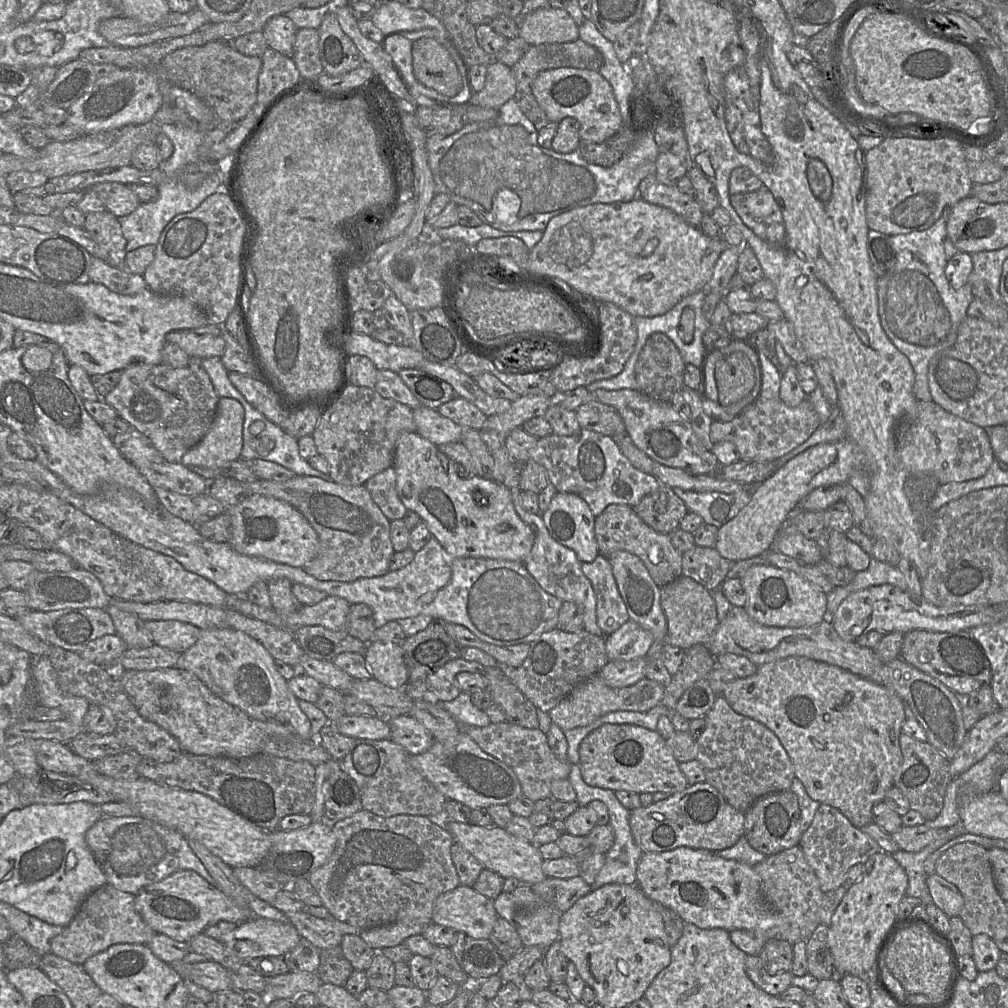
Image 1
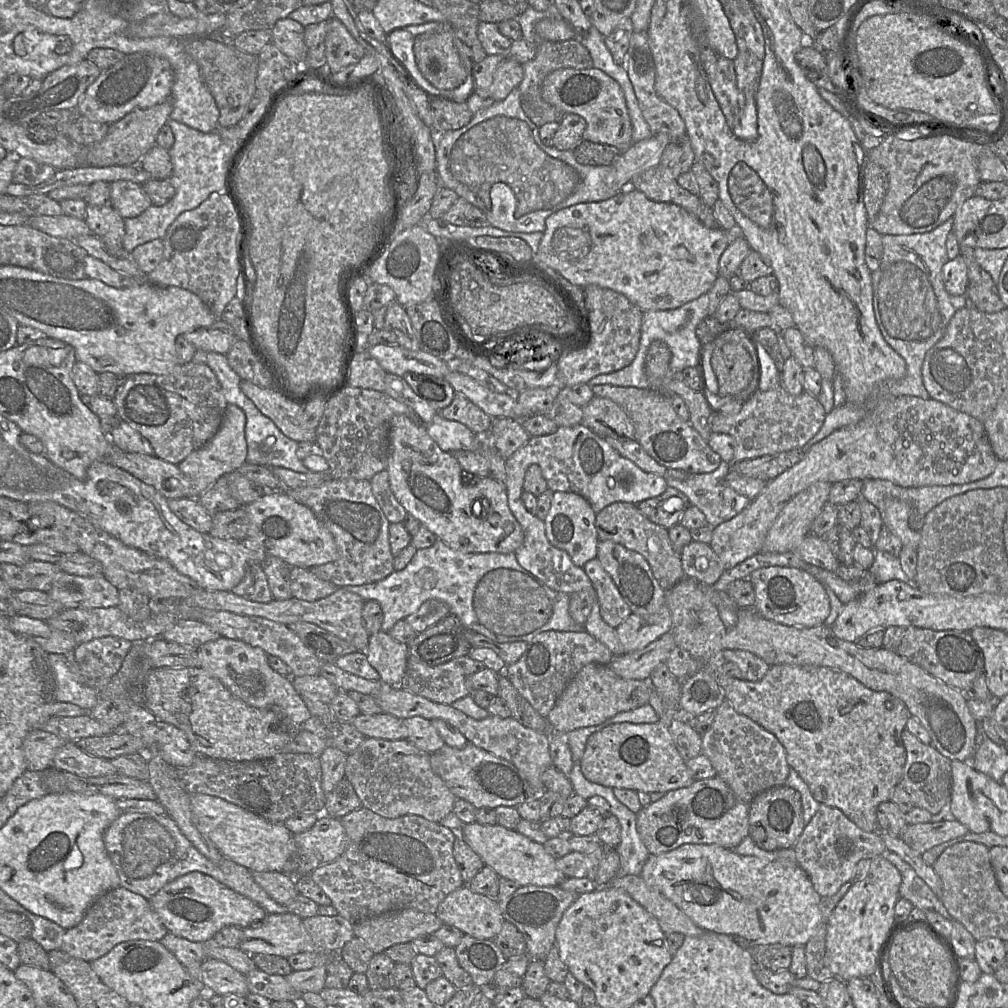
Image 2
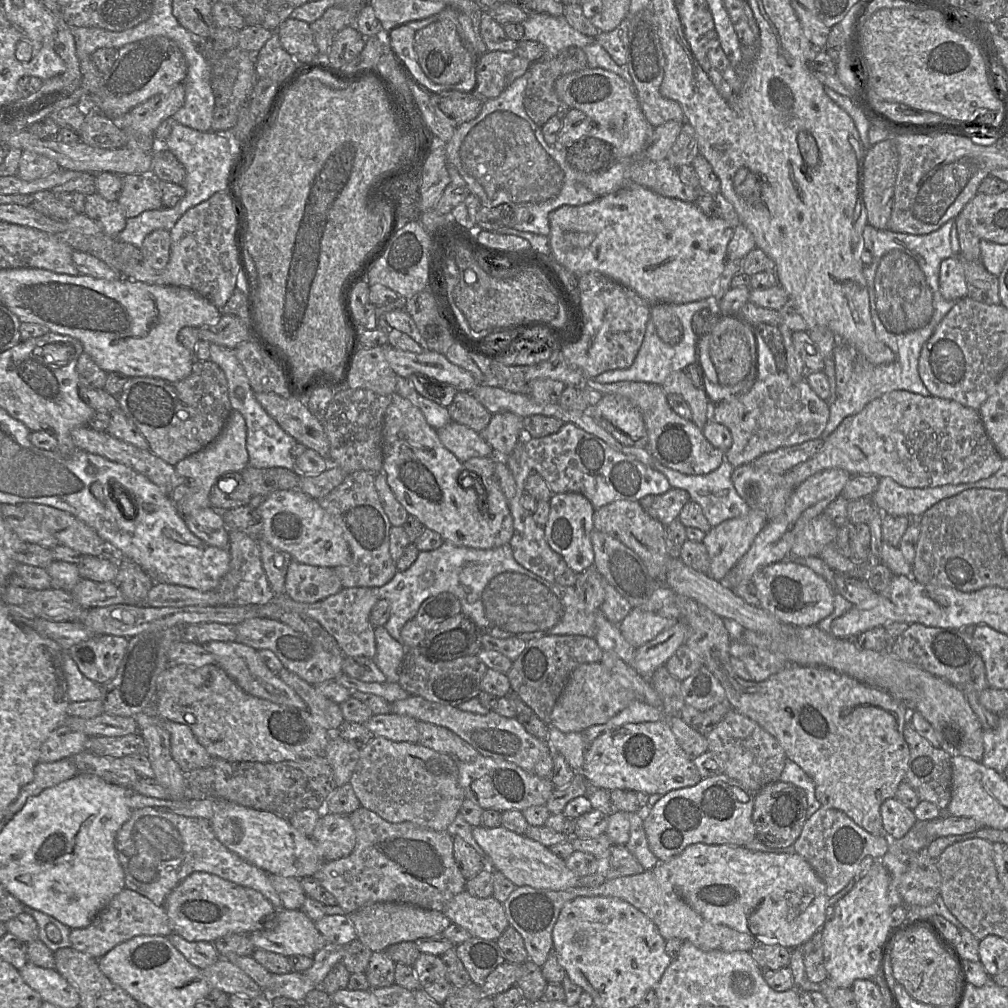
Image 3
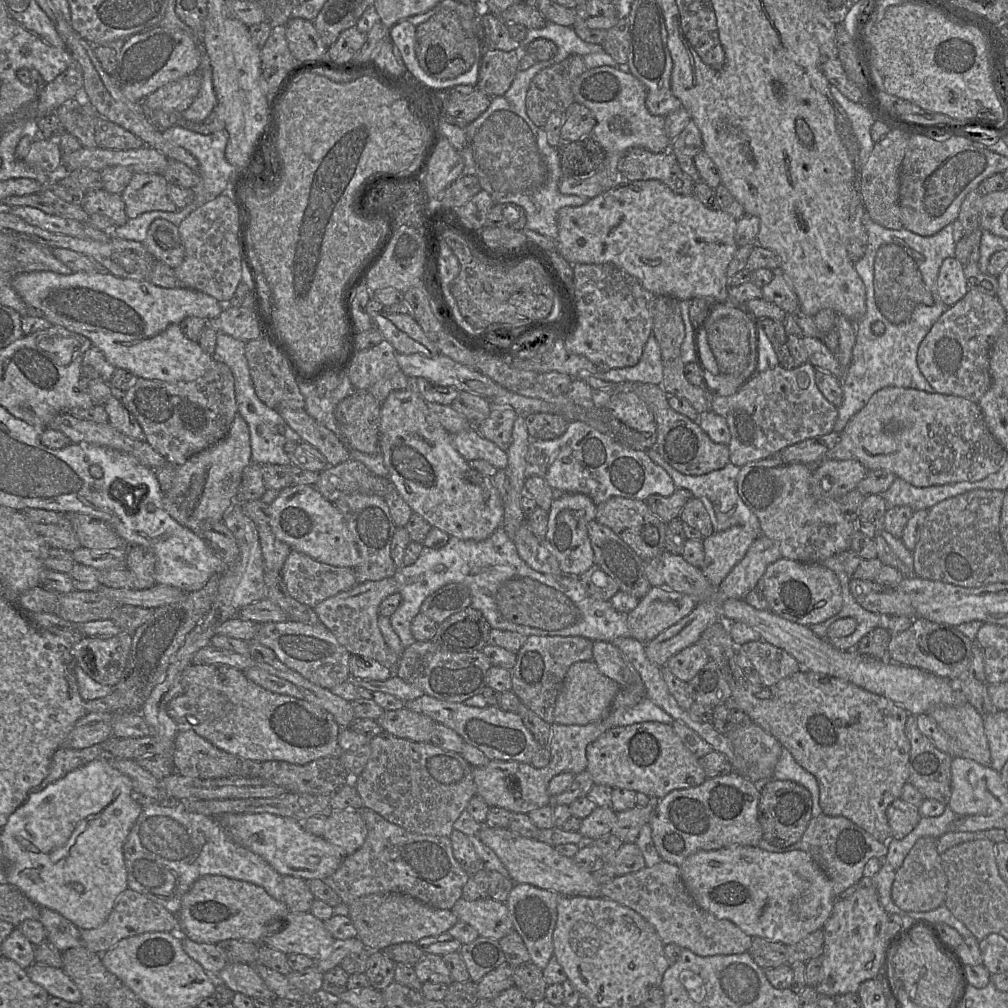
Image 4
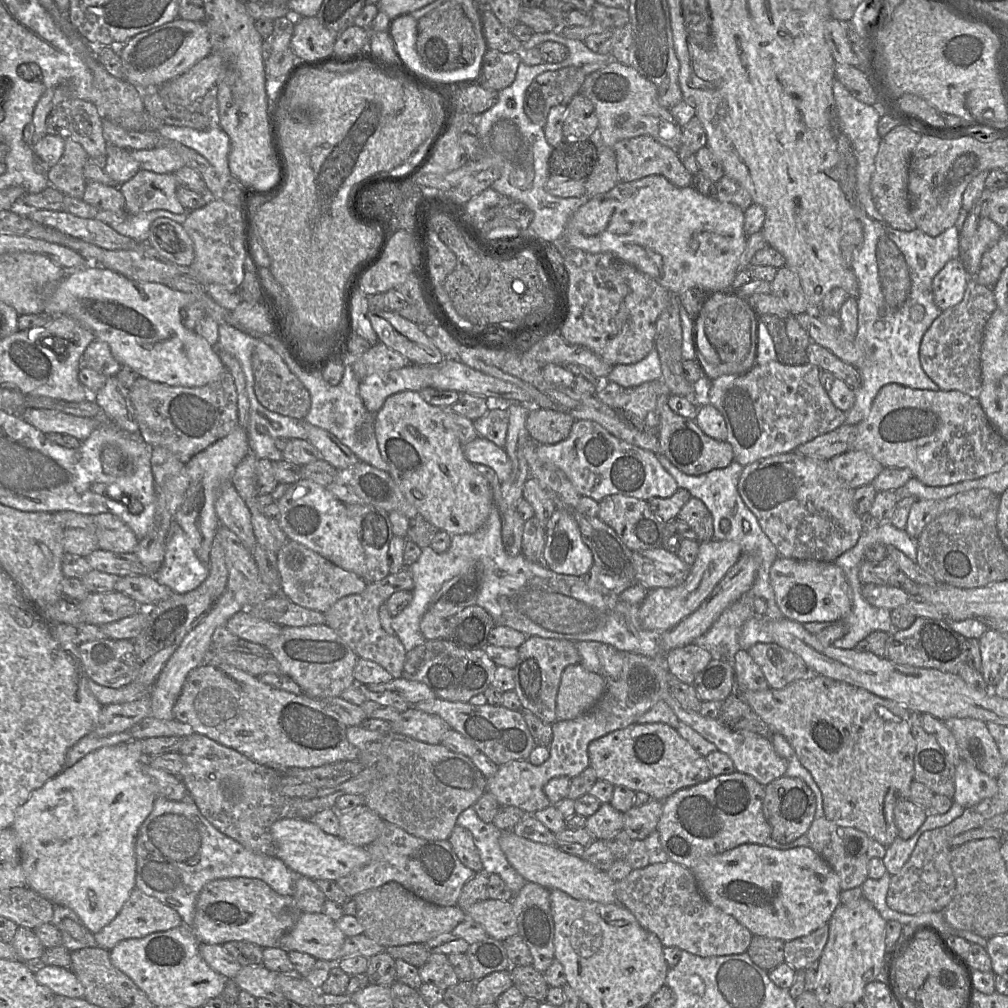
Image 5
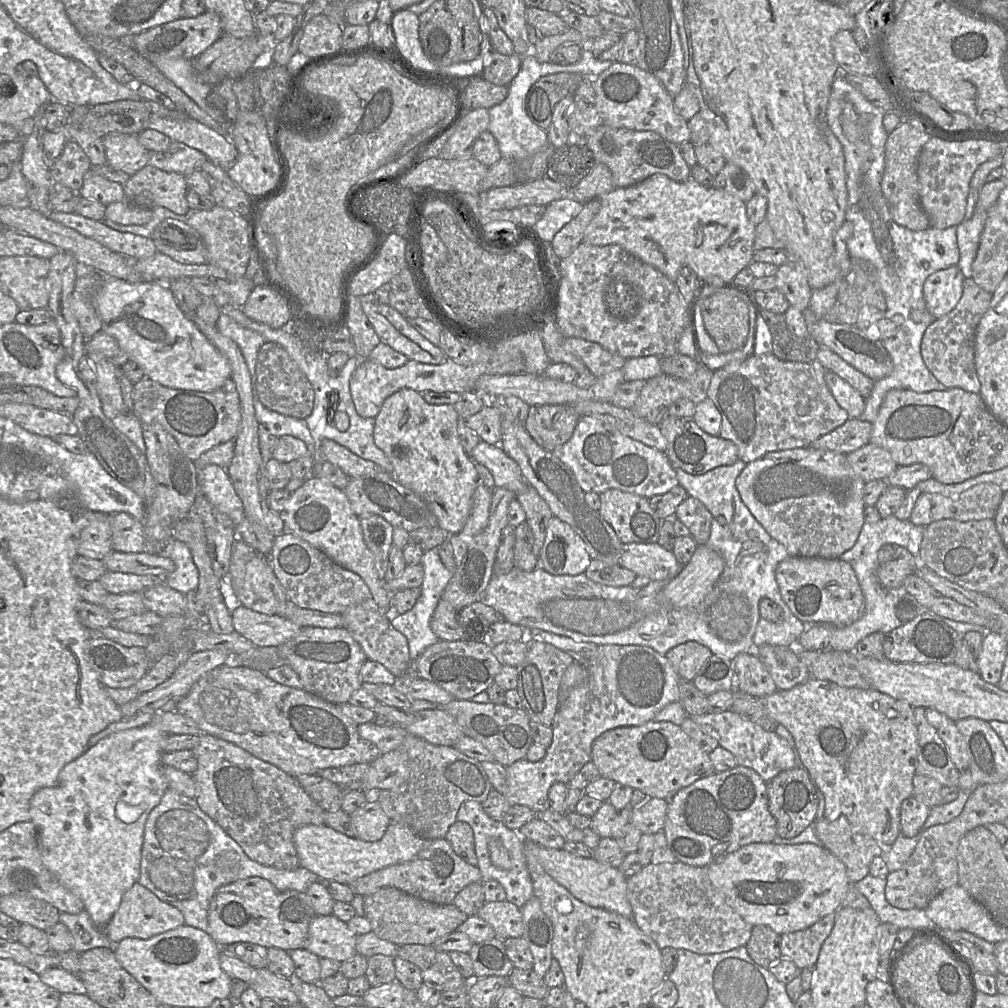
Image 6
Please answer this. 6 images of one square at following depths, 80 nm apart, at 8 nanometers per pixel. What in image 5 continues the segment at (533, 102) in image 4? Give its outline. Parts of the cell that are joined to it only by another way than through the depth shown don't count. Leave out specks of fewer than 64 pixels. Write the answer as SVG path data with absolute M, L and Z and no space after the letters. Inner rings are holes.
M577 66L546 71L538 75L526 90L524 111L536 125L544 128L550 109L557 105L568 105L580 92L586 75Z

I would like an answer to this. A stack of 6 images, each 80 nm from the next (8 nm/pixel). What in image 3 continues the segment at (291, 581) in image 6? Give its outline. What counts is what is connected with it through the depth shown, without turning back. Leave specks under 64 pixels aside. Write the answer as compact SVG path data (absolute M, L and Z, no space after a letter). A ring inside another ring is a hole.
M292 560L289 564L285 593L294 601L315 603L343 589L333 568L311 566Z

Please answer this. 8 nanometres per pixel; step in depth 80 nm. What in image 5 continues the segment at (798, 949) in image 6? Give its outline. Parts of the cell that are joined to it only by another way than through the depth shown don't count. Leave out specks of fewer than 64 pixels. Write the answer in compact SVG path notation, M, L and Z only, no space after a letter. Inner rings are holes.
M828 923L806 936L787 941L784 944L784 962L795 971L804 970L817 962L828 940Z

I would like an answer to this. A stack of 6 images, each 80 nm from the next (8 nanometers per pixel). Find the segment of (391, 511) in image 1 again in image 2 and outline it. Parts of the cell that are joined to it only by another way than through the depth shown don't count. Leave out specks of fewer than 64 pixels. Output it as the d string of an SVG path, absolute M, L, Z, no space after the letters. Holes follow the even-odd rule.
M387 470L376 473L370 483L372 493L390 524L403 522L408 513L397 501L390 488Z

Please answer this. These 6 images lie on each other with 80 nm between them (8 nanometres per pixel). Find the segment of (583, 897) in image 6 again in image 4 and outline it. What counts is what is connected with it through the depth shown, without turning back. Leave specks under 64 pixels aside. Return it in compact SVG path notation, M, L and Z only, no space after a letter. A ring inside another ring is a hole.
M483 825L479 833L481 842L500 859L515 884L530 884L540 889L553 891L561 896L599 897L600 886L592 873L576 864L573 858L561 855L555 847L527 838L508 828L490 828Z

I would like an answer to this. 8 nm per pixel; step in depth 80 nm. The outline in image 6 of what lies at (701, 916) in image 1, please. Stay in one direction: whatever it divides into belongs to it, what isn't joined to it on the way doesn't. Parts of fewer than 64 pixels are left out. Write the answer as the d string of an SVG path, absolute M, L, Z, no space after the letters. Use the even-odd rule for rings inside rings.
M751 843L706 867L713 887L750 925L766 925L777 934L806 929L824 916L835 913L851 886L844 863L822 845Z

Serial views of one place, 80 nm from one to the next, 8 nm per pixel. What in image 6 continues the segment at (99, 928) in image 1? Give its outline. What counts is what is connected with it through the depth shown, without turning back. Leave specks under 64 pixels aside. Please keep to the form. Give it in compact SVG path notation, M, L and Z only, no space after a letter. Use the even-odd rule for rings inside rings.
M136 882L124 893L118 909L102 931L112 944L117 944L124 938L149 939L184 924L183 914L178 908L161 901L149 889Z

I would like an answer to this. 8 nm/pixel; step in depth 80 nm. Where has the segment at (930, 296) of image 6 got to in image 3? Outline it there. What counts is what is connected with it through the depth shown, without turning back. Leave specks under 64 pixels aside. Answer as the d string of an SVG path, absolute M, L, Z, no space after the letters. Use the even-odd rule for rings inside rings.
M949 257L941 262L939 290L946 300L960 300L967 296L964 269L957 257Z

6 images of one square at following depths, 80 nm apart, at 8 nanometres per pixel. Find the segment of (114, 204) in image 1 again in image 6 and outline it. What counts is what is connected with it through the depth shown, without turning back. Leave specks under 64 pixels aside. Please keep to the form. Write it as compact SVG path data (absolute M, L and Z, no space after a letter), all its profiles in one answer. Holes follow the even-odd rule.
M148 164L133 174L123 184L123 188L125 199L137 207L147 209L164 207L178 215L186 215L189 212L189 206L185 197L188 187L185 176L182 174L165 172Z

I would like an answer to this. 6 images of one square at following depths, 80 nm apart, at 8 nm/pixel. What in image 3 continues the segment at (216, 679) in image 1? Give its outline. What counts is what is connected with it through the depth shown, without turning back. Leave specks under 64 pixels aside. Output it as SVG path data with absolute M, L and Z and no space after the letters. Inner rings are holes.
M211 641L202 646L215 655L216 665L223 669L244 692L277 704L308 709L297 692L263 663L258 650L234 641Z

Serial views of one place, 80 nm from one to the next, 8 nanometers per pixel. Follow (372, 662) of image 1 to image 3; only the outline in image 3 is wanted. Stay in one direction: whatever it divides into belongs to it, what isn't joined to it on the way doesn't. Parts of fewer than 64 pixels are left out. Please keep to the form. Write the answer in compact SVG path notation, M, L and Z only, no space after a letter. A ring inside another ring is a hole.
M384 626L375 628L376 654L373 661L386 677L386 682L398 682L406 648L395 640Z

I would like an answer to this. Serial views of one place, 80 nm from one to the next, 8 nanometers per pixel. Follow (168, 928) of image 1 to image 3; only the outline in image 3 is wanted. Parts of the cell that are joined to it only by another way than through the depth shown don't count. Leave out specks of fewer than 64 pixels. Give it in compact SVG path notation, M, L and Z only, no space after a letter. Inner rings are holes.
M194 872L186 877L167 897L165 909L173 933L187 941L205 941L214 943L217 939L229 934L250 935L264 928L264 923L273 918L278 910L260 892L224 880L216 875L205 872Z

